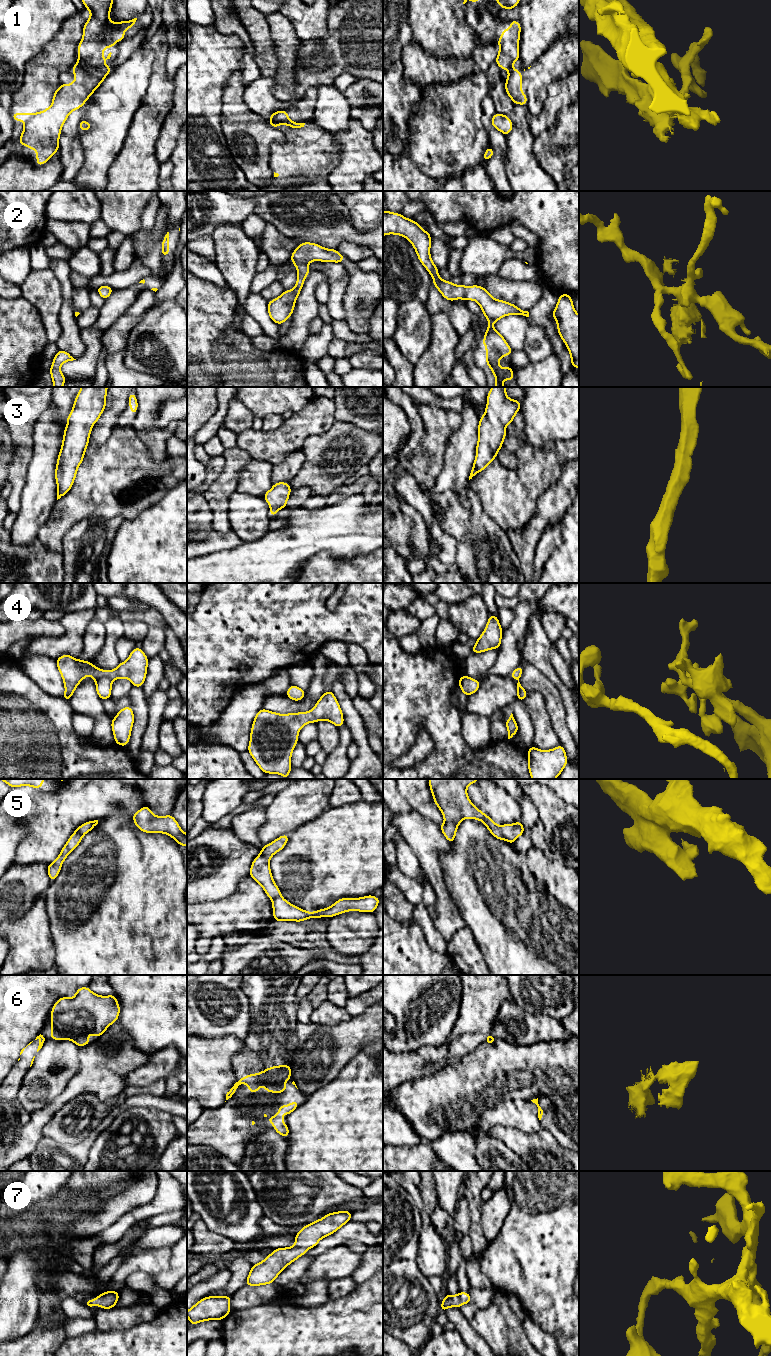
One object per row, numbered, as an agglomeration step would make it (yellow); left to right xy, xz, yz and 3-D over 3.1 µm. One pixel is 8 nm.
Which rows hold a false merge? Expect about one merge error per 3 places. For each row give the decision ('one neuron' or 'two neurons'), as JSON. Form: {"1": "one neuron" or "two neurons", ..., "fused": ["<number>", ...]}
{"1": "two neurons", "2": "one neuron", "3": "one neuron", "4": "one neuron", "5": "two neurons", "6": "two neurons", "7": "one neuron", "fused": ["1", "5", "6"]}

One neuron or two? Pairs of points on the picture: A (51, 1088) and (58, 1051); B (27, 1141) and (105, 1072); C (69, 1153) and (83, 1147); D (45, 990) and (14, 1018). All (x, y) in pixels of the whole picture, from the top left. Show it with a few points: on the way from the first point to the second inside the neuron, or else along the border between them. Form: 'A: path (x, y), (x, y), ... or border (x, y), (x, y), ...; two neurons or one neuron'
A: path (48, 1079), (46, 1069), (54, 1060); one neuron
B: path (40, 1120), (84, 1081); one neuron
C: path (72, 1153), (77, 1153), (80, 1150); one neuron
D: path (34, 1001), (34, 1015), (25, 1016); one neuron

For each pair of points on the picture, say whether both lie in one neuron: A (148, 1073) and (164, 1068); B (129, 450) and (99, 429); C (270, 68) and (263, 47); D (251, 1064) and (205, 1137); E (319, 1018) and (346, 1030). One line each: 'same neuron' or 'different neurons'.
A: same neuron
B: different neurons
C: same neuron
D: same neuron
E: different neurons

